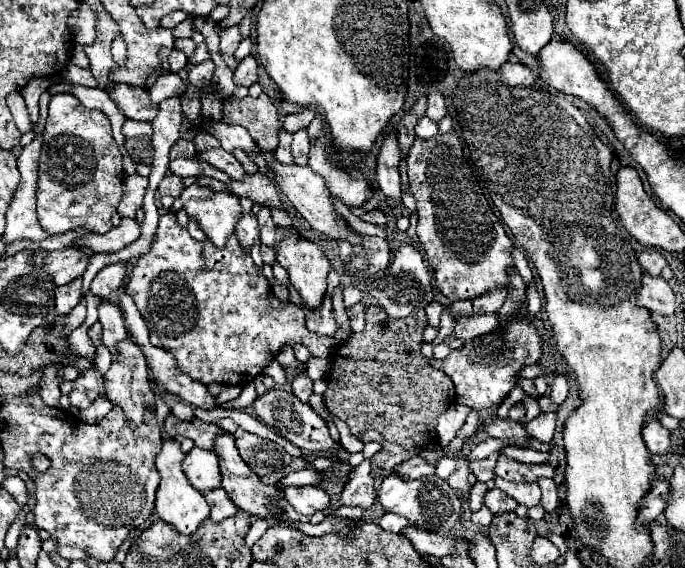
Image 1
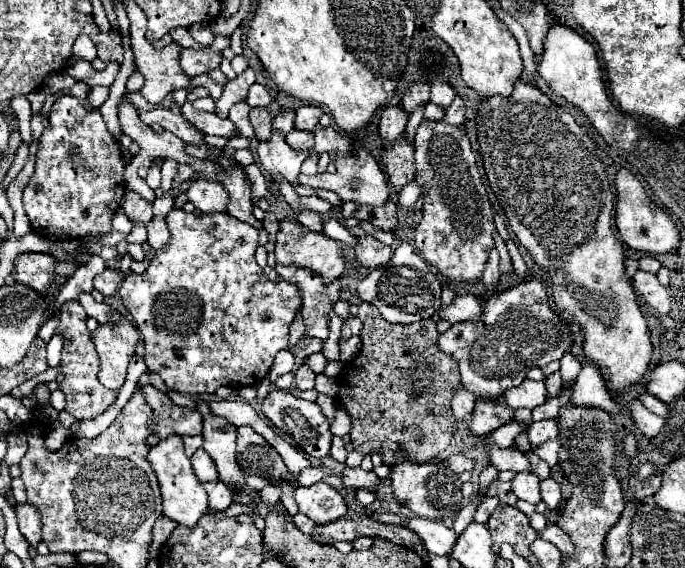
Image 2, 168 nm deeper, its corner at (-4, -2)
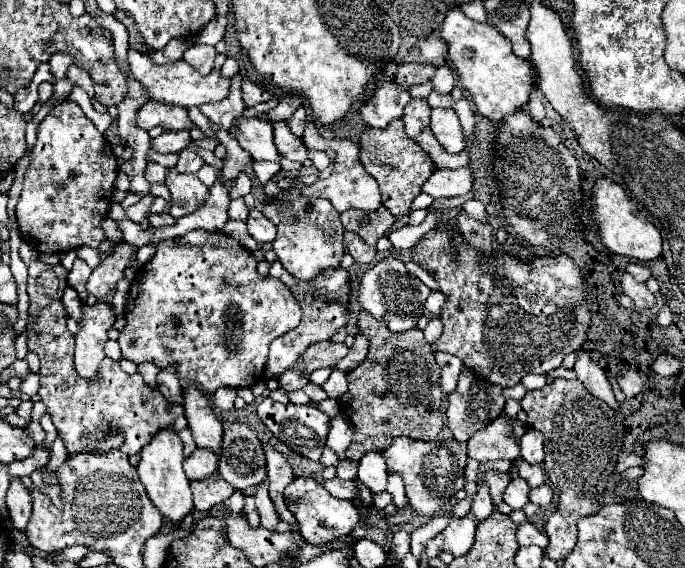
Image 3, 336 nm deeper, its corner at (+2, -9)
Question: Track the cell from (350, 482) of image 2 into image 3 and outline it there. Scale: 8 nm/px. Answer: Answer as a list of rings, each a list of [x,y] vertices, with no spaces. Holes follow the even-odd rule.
[[[349,458],[339,460],[339,464],[337,464],[337,478],[341,478],[341,480],[355,480],[357,478],[357,466],[359,466],[357,460],[349,460]]]

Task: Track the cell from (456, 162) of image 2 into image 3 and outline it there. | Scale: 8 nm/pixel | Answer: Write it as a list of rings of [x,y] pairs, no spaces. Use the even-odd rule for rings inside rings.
[[[411,98],[401,118],[405,124],[407,136],[415,138],[423,130],[423,126],[429,124],[429,114],[431,114],[431,106],[427,104],[425,98]]]

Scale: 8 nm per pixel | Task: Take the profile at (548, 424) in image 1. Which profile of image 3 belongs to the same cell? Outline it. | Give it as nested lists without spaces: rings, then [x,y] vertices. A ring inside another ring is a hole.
[[[527,428],[523,438],[519,440],[521,444],[521,458],[531,462],[531,464],[541,464],[543,462],[543,436],[539,430]]]

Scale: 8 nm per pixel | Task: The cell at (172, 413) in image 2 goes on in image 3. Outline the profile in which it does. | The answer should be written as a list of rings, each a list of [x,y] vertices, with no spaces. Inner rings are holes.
[[[53,302],[39,310],[37,320],[27,326],[27,348],[39,356],[39,396],[47,406],[47,412],[63,438],[69,456],[79,452],[103,454],[109,450],[121,450],[127,456],[137,454],[161,428],[181,432],[187,428],[183,408],[169,404],[163,394],[151,388],[141,374],[127,374],[119,368],[119,362],[103,358],[99,366],[99,378],[89,382],[81,378],[73,364],[75,338],[65,326],[65,308],[61,302]]]

